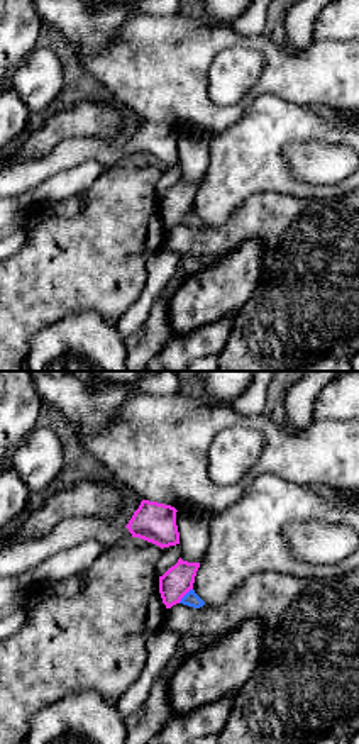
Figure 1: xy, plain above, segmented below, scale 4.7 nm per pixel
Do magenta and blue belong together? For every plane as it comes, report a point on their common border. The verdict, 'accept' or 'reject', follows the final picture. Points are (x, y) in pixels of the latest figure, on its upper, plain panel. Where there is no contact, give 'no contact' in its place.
(185, 214)

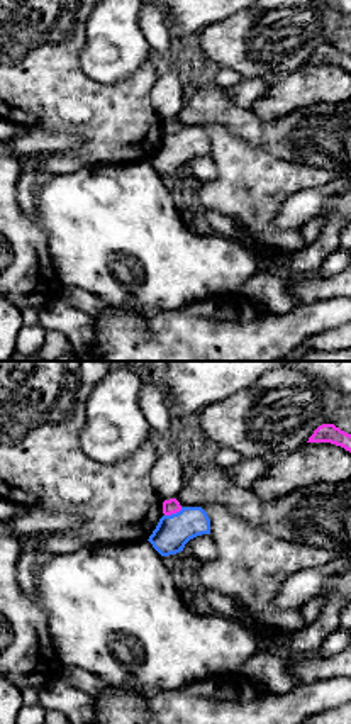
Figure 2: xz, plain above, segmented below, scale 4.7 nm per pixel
(173, 133)

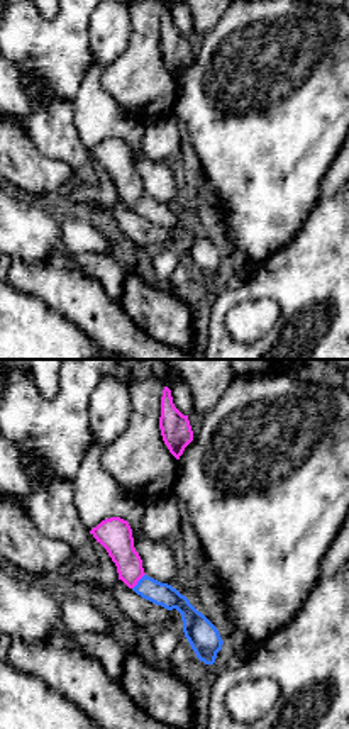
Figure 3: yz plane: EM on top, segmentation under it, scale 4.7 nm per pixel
(138, 200)

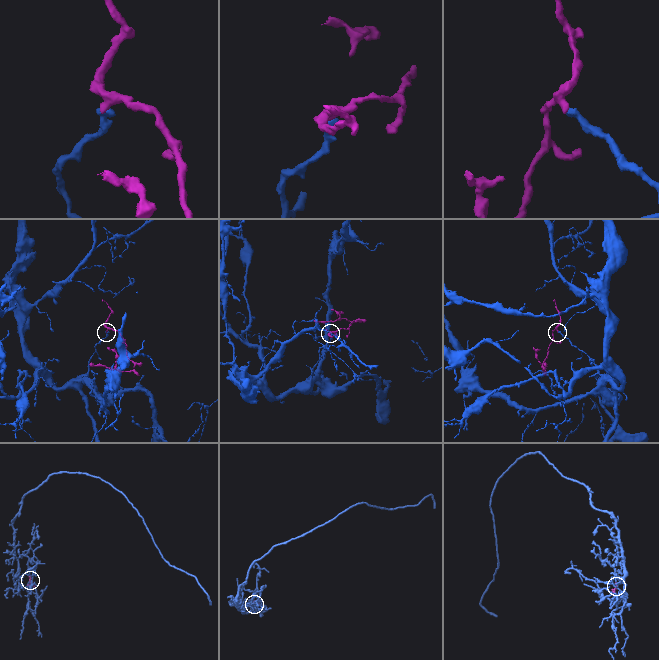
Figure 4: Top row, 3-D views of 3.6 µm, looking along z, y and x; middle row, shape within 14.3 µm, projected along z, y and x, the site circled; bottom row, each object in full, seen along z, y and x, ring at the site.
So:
reject

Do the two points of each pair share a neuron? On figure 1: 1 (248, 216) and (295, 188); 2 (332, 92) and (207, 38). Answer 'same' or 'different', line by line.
1: different
2: same

